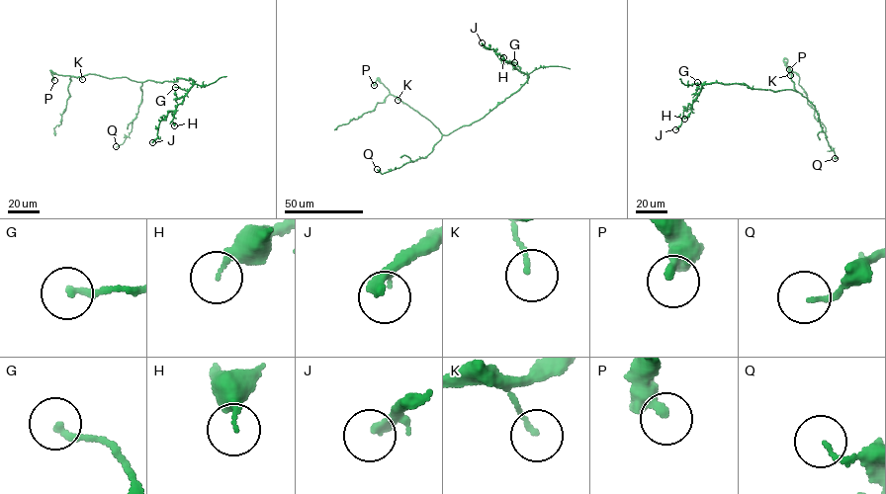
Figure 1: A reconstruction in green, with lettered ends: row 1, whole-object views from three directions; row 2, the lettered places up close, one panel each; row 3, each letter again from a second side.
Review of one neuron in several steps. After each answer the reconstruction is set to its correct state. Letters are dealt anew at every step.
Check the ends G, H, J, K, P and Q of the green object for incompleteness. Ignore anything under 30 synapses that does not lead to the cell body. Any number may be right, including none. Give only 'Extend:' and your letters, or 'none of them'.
Extend: none of them

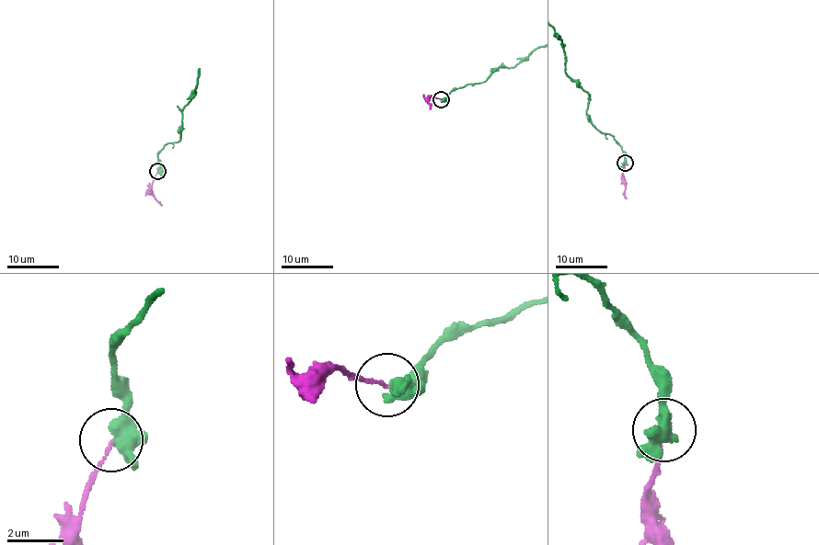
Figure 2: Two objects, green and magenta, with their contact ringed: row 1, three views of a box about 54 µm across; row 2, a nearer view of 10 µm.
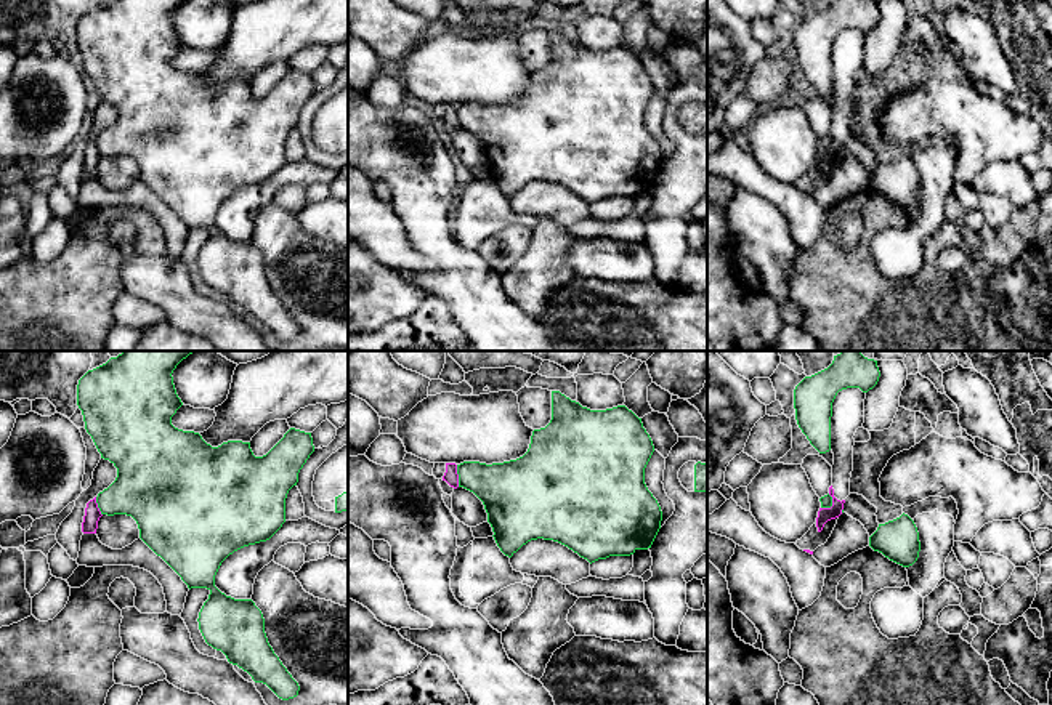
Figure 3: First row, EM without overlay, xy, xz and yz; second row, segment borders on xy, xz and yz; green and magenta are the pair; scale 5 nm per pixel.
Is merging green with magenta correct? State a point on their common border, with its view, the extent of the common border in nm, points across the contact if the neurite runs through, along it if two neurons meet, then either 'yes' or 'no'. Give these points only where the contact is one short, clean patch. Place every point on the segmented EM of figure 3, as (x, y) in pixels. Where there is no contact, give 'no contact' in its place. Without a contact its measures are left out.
contact xz (459, 476); length 110 nm; border xz (456, 465), (459, 486); no

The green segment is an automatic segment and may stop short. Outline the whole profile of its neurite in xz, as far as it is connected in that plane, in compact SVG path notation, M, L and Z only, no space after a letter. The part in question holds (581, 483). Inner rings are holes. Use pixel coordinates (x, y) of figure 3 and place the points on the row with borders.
M552 391L552 420L545 428L532 431L528 452L504 463L457 465L459 487L473 492L483 502L492 537L505 556L512 558L528 542L544 538L568 546L592 564L651 548L662 521L661 506L645 484L645 468L653 452L654 445L641 418L625 405L590 410L560 391Z

